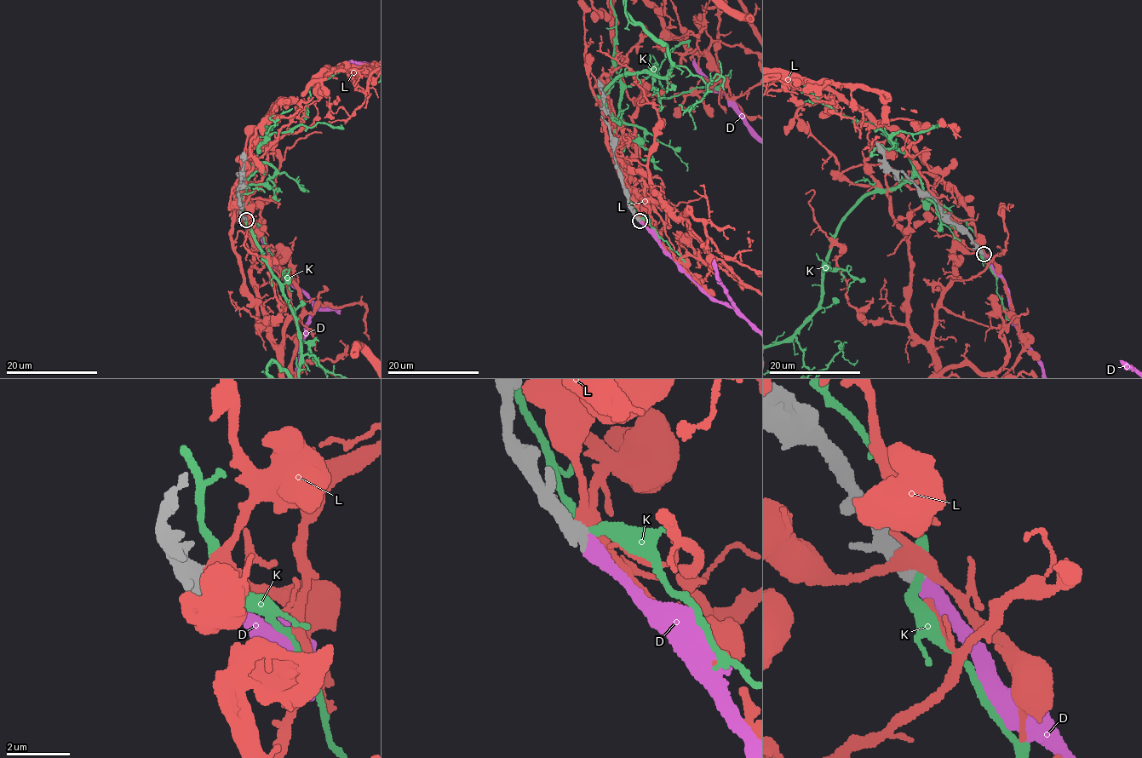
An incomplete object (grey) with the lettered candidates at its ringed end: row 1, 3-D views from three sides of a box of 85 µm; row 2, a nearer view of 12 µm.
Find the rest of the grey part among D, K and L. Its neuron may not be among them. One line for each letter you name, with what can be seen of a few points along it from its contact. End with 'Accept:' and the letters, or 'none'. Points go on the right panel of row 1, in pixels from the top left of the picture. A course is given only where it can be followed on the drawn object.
Accept: D

